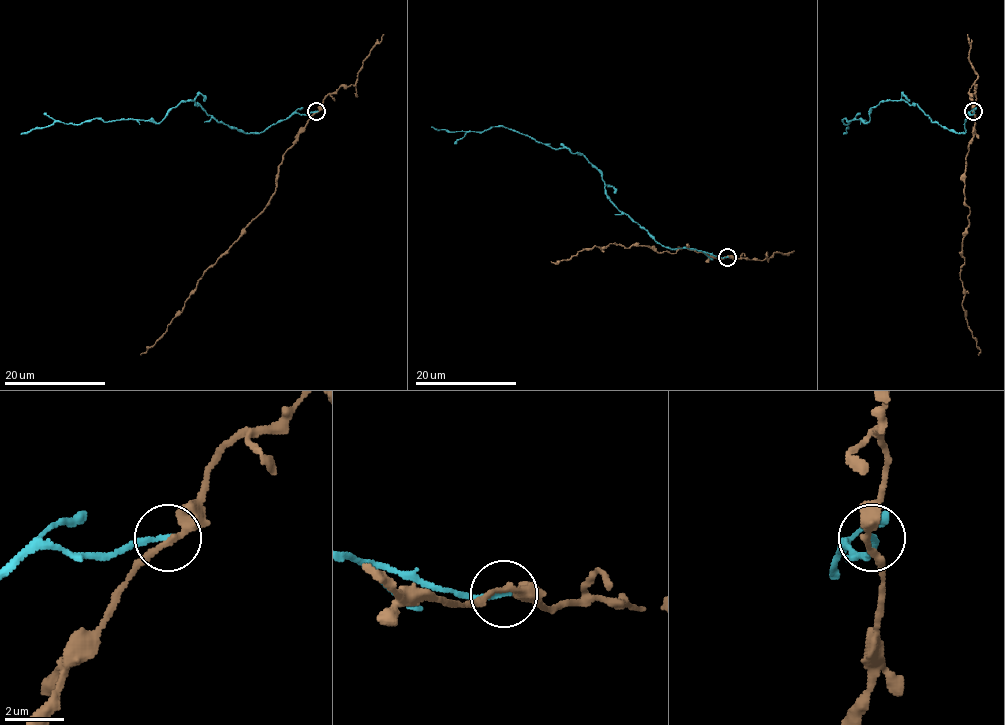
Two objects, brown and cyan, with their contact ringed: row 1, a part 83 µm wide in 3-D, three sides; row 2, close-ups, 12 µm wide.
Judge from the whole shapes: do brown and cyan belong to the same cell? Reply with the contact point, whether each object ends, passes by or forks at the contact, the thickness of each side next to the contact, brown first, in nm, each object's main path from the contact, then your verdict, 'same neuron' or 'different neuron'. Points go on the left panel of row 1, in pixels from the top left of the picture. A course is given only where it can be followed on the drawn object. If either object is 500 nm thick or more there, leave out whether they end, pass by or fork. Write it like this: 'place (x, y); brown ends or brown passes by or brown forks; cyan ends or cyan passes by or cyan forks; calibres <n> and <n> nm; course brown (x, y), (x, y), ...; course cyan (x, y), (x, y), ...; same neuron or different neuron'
place (316, 111); brown passes by; cyan ends; calibres 220 and 190 nm; course brown (316, 112), (283, 156), (275, 193), (269, 204), (210, 267), (183, 309), (140, 355); course cyan (316, 112), (292, 113), (259, 133), (244, 133), (194, 100), (182, 100), (159, 123), (94, 118), (21, 134); different neuron

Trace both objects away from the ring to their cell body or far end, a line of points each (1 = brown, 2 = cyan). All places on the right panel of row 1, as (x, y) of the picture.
1: (972, 112), (964, 193), (970, 214), (960, 280), (962, 309), (977, 355)
2: (974, 112), (964, 133), (955, 133), (917, 105), (881, 100), (866, 123), (845, 118), (848, 127), (843, 134)

